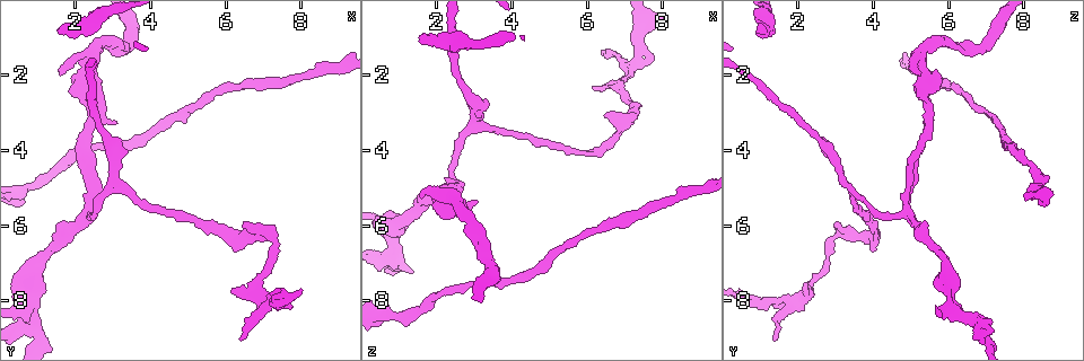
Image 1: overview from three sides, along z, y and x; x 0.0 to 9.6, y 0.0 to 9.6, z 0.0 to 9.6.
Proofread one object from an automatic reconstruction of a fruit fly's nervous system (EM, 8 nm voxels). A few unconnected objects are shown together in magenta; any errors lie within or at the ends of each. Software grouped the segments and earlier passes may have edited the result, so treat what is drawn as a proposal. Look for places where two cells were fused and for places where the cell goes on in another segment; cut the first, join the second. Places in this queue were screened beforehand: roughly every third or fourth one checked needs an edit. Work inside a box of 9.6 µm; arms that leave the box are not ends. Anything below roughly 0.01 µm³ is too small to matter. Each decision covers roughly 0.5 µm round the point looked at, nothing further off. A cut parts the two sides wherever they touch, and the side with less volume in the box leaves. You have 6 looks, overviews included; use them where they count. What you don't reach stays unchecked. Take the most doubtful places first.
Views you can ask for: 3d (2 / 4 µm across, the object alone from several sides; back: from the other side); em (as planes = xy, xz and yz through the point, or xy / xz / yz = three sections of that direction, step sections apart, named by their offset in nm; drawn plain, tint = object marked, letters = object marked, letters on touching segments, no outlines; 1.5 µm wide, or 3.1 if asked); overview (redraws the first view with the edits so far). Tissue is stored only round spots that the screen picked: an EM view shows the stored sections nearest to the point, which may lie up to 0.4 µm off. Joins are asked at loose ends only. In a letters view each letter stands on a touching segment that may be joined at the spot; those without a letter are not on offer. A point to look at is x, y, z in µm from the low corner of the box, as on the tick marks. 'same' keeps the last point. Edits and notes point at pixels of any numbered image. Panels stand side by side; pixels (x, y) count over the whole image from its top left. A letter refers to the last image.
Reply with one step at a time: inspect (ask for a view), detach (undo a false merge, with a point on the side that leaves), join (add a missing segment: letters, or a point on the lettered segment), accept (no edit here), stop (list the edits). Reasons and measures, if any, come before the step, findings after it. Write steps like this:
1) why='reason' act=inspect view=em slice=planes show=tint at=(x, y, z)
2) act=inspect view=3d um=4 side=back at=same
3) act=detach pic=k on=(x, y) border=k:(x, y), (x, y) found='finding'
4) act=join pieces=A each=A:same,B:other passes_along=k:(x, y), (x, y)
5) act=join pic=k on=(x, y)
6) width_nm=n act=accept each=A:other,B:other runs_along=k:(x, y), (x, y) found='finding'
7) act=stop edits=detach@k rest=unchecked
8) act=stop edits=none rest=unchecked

why='free end' act=inspect view=em slice=planes show=letters at=(3.15, 3.20, 5.35)

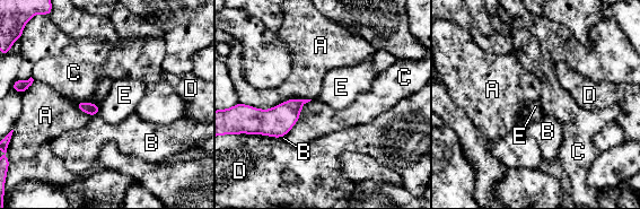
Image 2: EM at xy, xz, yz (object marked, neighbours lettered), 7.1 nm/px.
act=accept each=A:other,B:other,C:other,D:other,E:other border=2:(310, 99), (285, 135) found='none of them fits'

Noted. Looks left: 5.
why='an open end' act=inspect view=3d um=2 at=(1.65, 0.65, 0.95)

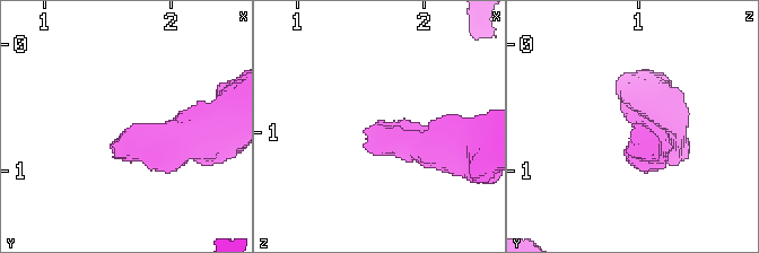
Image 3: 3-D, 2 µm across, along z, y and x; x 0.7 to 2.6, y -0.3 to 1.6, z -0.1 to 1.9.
why='now the EM' act=inspect view=em slice=planes show=letters at=(1.68, 0.68, 0.92)

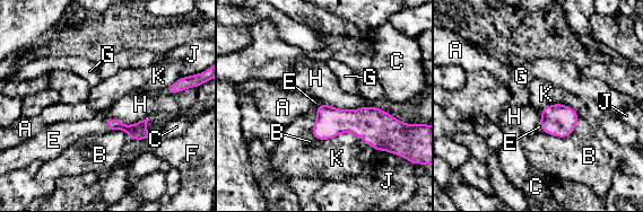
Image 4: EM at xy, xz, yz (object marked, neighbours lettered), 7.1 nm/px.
longest_contact=K:360nm act=join pic=4 on=(72, 131) each=A:other,B:other,C:other,E:same,F:other,G:other,H:other,J:other,K:other passes_along=4:(137, 131), (106, 124), (72, 131) found='it goes on there'

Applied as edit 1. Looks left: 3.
act=stop edits=join@4 rest=unchecked

